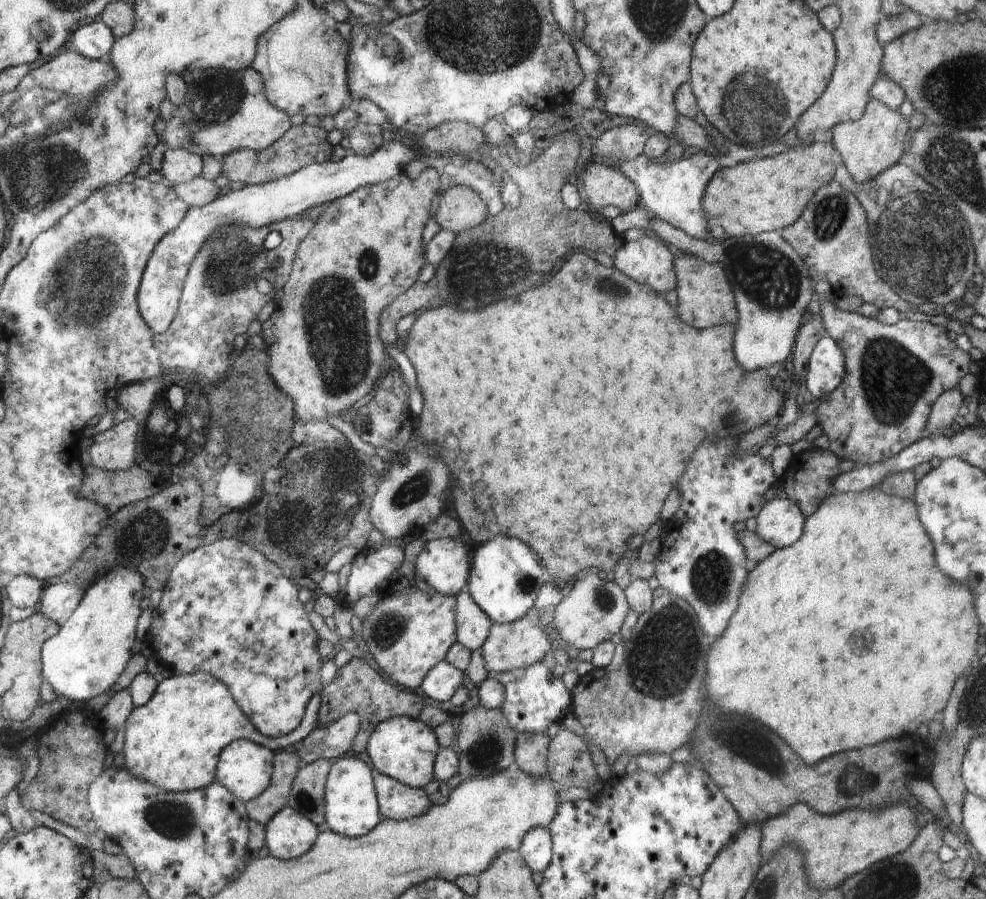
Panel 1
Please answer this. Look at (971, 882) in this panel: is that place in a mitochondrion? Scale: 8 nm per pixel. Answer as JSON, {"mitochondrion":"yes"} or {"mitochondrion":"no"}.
{"mitochondrion":"no"}

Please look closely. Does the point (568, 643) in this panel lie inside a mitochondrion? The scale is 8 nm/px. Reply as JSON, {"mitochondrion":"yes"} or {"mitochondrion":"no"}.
{"mitochondrion":"no"}

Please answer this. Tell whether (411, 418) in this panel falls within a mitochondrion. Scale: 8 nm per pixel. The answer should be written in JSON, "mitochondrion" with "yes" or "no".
{"mitochondrion":"no"}

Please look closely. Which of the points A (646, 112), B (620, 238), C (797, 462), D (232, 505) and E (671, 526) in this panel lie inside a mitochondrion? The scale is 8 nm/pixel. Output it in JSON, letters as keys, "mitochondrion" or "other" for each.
{"A":"other","B":"other","C":"other","D":"other","E":"other"}

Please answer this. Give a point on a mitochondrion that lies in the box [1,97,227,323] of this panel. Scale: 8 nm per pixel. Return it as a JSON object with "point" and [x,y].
{"point":[44,190]}

